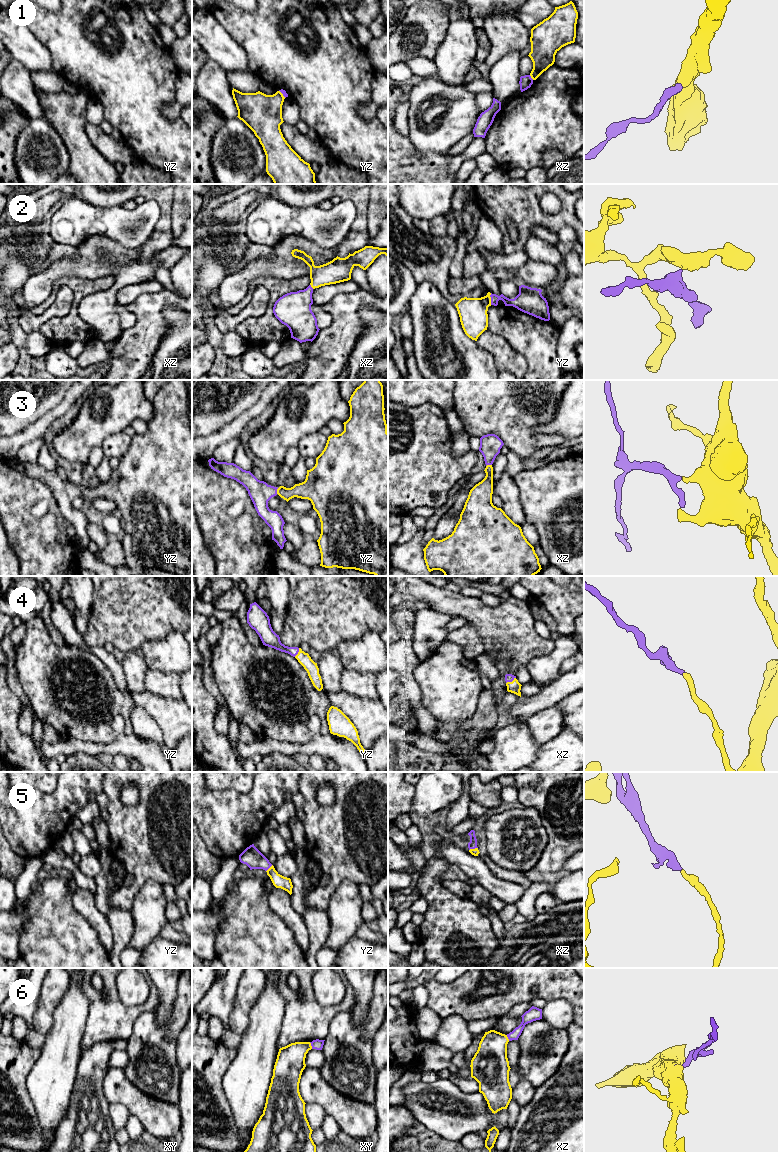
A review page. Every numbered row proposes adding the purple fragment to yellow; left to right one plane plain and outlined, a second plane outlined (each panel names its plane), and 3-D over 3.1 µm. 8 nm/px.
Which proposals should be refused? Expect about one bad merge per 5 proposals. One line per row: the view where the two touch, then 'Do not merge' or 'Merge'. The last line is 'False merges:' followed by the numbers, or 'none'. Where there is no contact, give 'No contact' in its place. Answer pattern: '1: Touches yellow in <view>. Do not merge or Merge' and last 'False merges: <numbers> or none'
1: Touches yellow in xz. Do not merge
2: Touches yellow in yz. Merge
3: Touches yellow in yz. Merge
4: Touches yellow in xz. Merge
5: Touches yellow in yz. Merge
6: Touches yellow in xy. Merge
False merges: 1

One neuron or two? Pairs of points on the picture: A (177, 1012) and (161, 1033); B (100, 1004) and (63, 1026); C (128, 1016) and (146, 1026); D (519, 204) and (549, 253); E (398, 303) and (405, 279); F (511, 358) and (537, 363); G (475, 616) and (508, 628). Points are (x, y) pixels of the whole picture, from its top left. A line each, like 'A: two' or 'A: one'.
A: one
B: two
C: two
D: two
E: one
F: two
G: one

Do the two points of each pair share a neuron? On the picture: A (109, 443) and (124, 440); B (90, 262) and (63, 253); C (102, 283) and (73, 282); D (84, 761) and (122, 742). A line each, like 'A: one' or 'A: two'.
A: one
B: two
C: one
D: two

